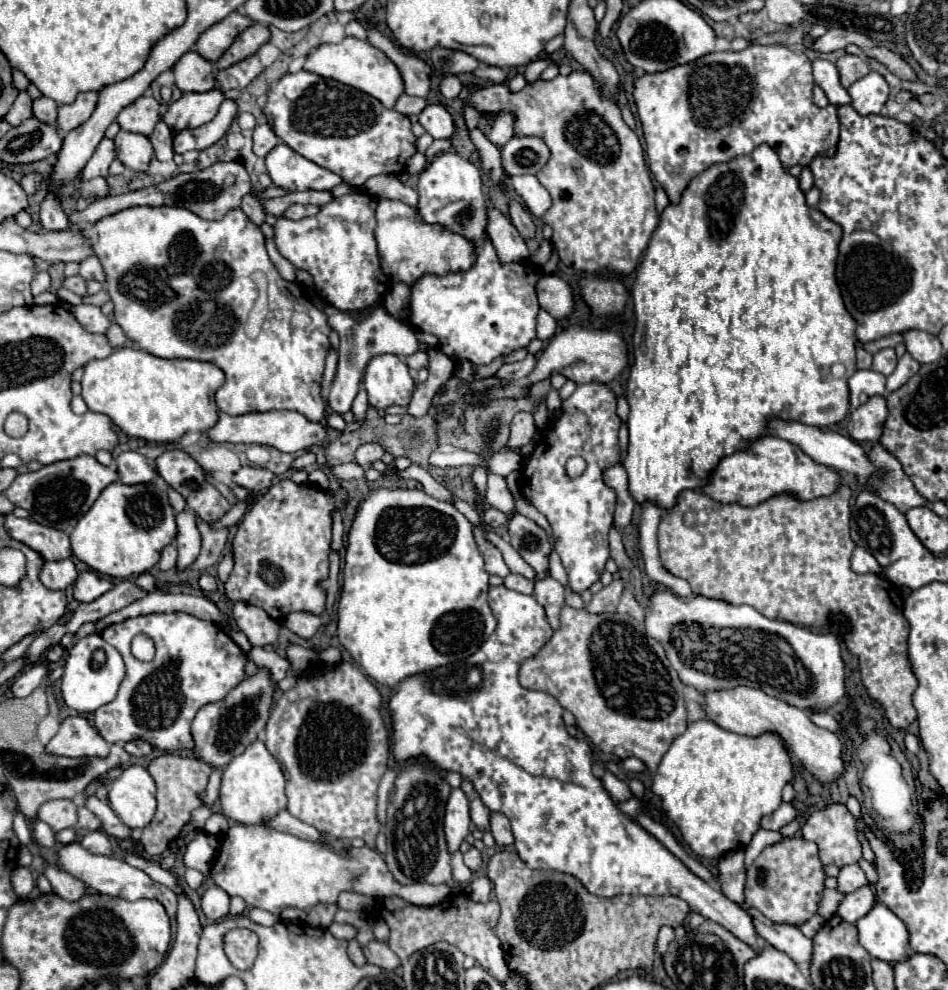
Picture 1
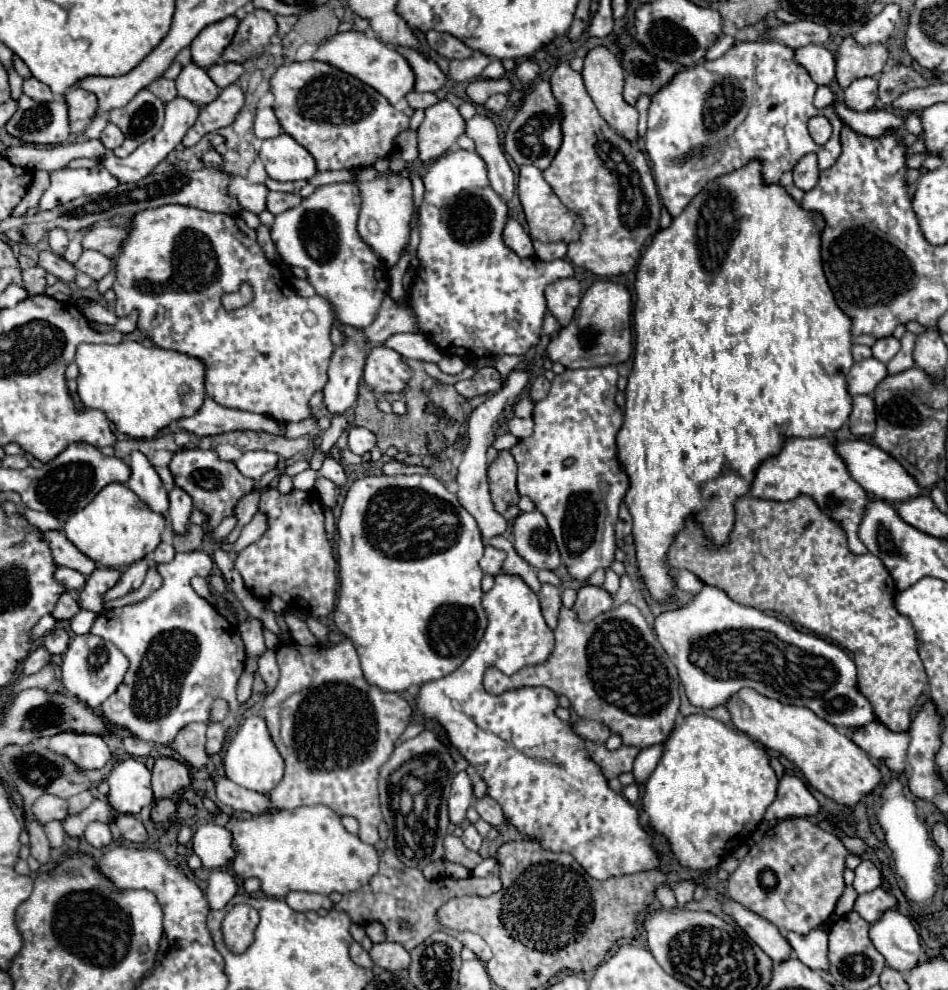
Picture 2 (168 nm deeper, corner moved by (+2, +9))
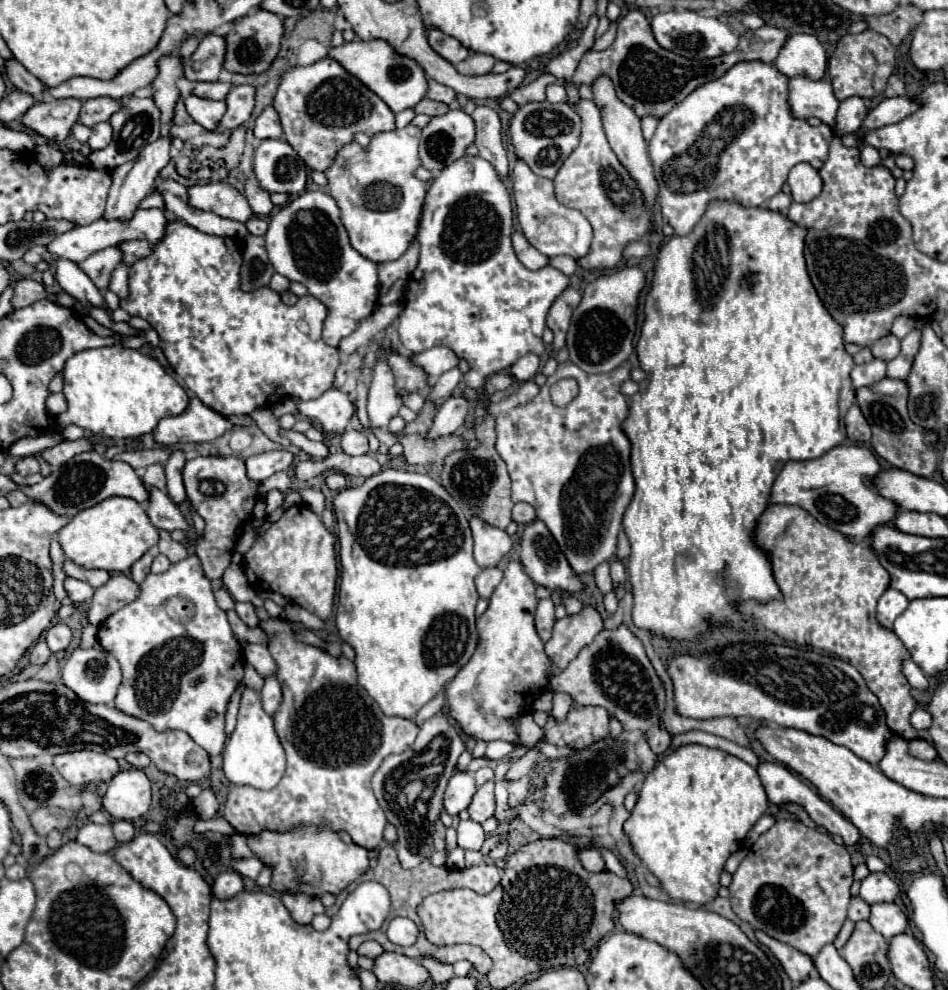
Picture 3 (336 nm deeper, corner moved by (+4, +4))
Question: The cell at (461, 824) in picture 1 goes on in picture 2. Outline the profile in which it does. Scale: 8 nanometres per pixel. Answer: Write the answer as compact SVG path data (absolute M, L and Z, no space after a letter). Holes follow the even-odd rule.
M459 772L453 778L453 788L449 796L449 820L455 826L461 826L465 822L467 808L471 806L473 800L473 790L471 790L471 780L465 772Z

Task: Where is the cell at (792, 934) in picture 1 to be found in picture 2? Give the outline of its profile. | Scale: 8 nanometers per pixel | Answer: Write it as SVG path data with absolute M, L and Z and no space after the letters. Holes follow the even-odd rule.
M811 930L811 934L783 932L793 948L793 954L813 970L827 970L827 934Z

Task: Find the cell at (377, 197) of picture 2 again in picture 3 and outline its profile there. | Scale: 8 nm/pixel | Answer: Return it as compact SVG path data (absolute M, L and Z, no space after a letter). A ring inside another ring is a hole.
M407 125L403 129L377 133L367 147L355 141L341 147L331 167L325 169L327 193L341 209L341 221L349 233L351 245L373 263L399 259L417 235L421 207L427 185L415 177L421 159L417 155L421 129Z

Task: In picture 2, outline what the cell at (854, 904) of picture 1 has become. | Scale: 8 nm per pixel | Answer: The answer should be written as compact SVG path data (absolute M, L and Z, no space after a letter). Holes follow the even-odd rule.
M875 888L867 894L859 894L855 904L853 904L853 910L867 922L875 922L883 910L887 908L895 908L897 900L893 896L889 896L883 888Z

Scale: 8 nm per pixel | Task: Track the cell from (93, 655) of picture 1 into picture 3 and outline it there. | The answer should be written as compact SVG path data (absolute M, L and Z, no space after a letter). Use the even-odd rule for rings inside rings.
M75 649L63 665L63 683L87 703L113 705L121 667L107 651Z

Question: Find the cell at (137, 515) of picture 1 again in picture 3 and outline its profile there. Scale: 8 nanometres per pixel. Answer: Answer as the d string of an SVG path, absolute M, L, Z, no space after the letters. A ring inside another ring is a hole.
M109 497L95 507L83 509L57 533L67 559L85 569L105 569L109 573L129 571L143 553L157 545L157 539L159 531L149 521L145 507L127 497Z

